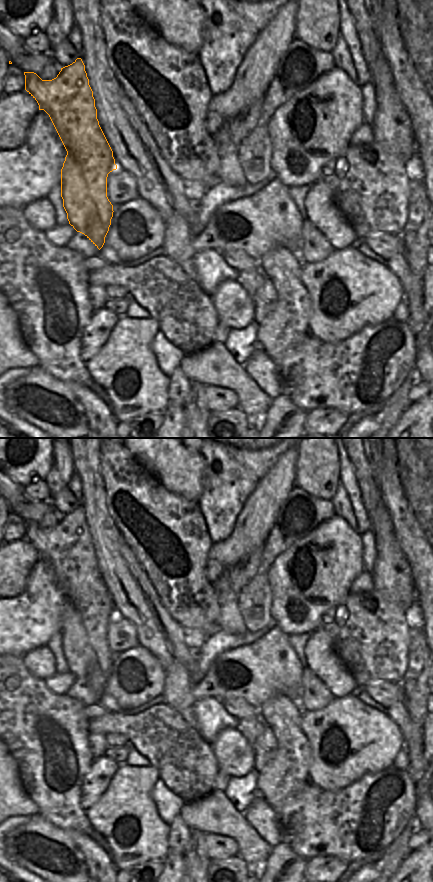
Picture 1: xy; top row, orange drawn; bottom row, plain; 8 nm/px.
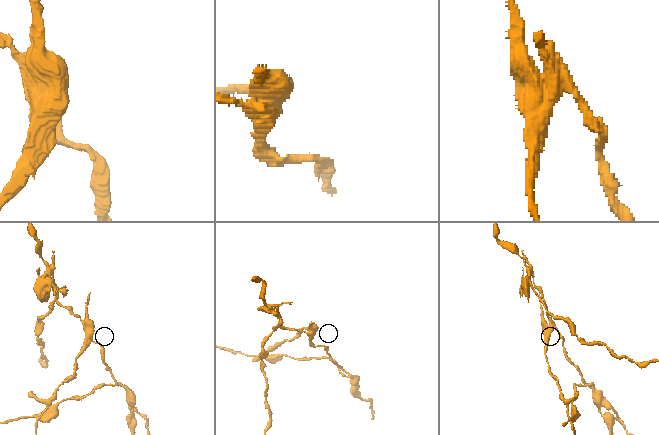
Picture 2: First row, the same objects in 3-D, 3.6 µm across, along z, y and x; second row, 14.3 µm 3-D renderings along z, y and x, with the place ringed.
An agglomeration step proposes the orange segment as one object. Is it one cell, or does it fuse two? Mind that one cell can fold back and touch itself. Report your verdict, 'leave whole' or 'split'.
split

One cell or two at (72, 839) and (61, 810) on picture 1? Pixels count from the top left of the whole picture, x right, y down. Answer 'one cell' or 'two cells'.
two cells

